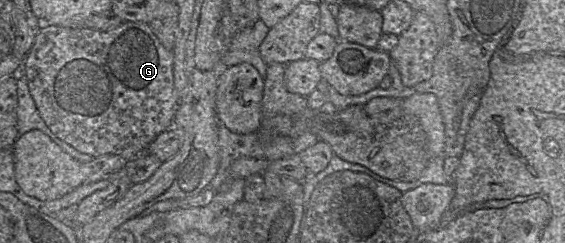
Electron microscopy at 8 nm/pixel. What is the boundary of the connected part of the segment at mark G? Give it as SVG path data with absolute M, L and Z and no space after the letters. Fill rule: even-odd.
M123 21L107 31L41 24L23 64L24 76L35 106L57 138L93 158L114 154L130 160L146 152L157 135L172 127L178 106L173 59L173 51L161 44L149 24Z

